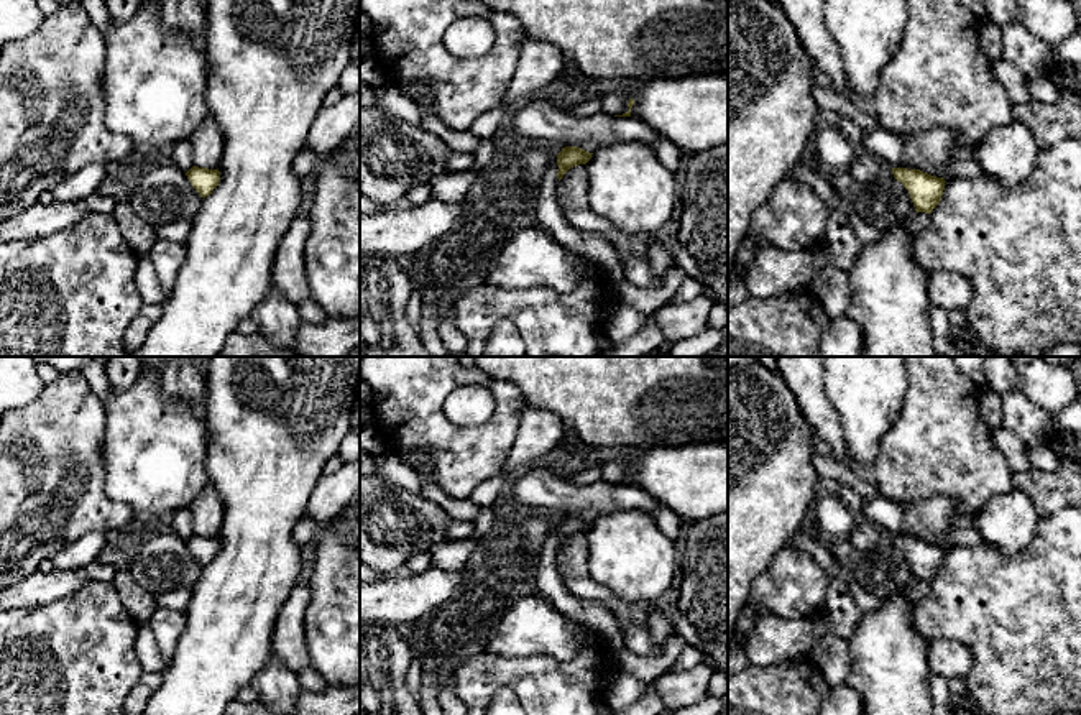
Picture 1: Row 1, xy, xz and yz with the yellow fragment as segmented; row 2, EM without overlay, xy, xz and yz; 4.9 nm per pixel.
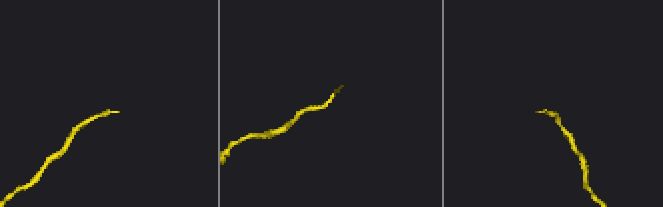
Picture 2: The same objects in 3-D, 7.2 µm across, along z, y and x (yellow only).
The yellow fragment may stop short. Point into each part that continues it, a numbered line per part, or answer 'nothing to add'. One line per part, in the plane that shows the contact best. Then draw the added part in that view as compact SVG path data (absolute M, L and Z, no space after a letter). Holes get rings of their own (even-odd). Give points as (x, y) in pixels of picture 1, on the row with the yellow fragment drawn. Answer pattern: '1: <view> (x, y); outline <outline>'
nothing to add

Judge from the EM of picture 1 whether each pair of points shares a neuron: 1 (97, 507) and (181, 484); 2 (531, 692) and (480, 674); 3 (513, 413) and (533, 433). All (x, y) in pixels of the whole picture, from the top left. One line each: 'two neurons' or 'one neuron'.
1: two neurons
2: one neuron
3: two neurons

